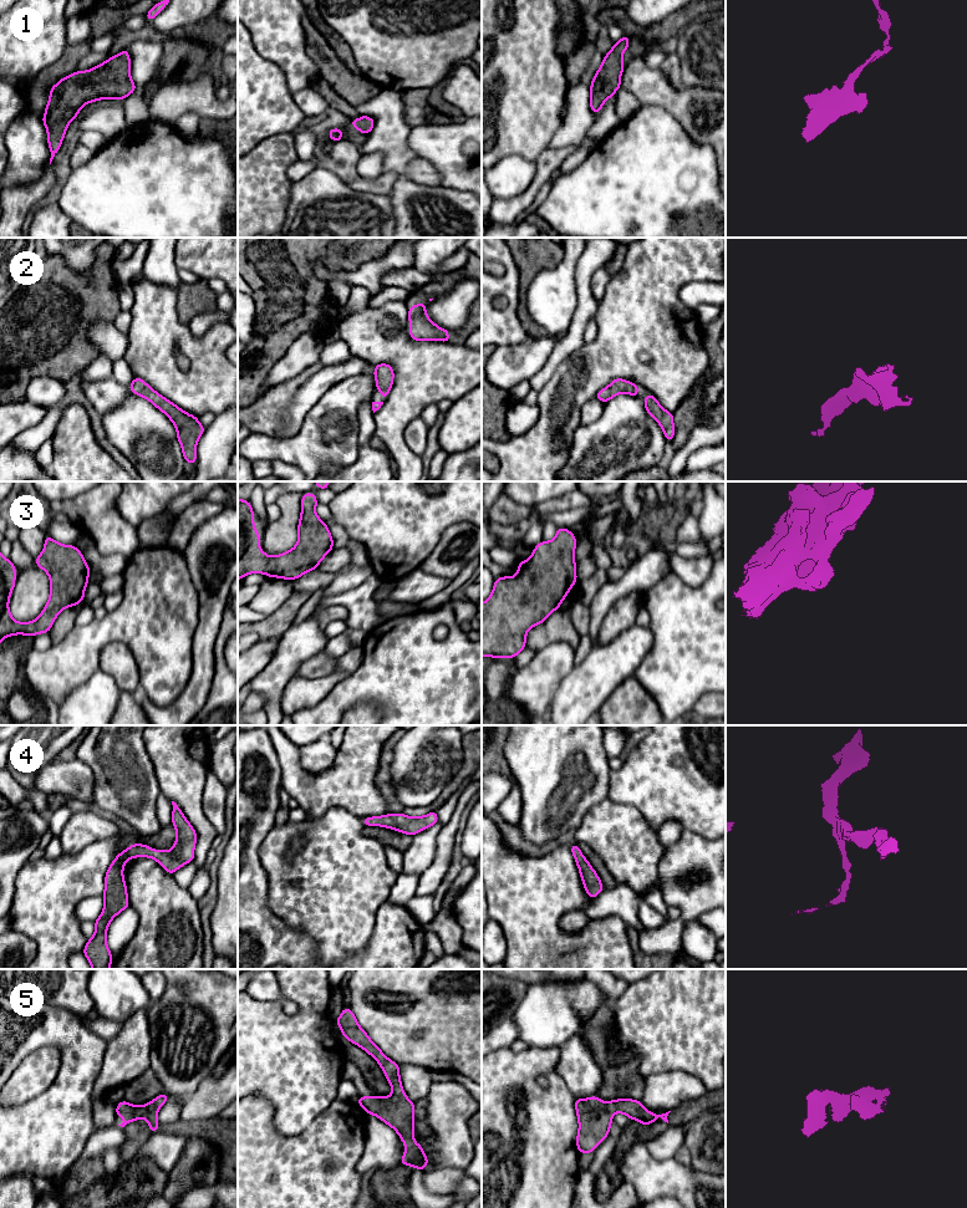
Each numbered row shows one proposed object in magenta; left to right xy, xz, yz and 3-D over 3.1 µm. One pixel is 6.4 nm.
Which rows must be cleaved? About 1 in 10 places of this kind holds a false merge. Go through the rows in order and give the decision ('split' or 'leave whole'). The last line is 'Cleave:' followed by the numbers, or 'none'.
1: leave whole
2: leave whole
3: leave whole
4: leave whole
5: leave whole
Cleave: none

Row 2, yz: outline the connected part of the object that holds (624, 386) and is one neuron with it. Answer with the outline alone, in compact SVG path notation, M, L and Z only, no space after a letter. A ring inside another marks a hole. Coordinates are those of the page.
M615 378L607 387L597 392L595 398L599 398L602 403L606 403L620 393L638 397L638 386L622 378Z

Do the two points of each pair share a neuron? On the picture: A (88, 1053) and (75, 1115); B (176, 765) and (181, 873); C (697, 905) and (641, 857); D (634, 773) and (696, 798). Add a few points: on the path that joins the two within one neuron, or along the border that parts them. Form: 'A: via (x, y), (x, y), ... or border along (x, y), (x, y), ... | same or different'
A: via (80, 1068), (75, 1079), (75, 1100) | same
B: border along (193, 861), (197, 866) | different
C: border along (667, 847), (658, 865), (661, 888) | different
D: via (649, 776), (675, 776), (681, 783) | same

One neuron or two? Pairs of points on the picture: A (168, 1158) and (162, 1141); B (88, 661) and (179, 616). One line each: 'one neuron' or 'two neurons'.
A: one neuron
B: one neuron

